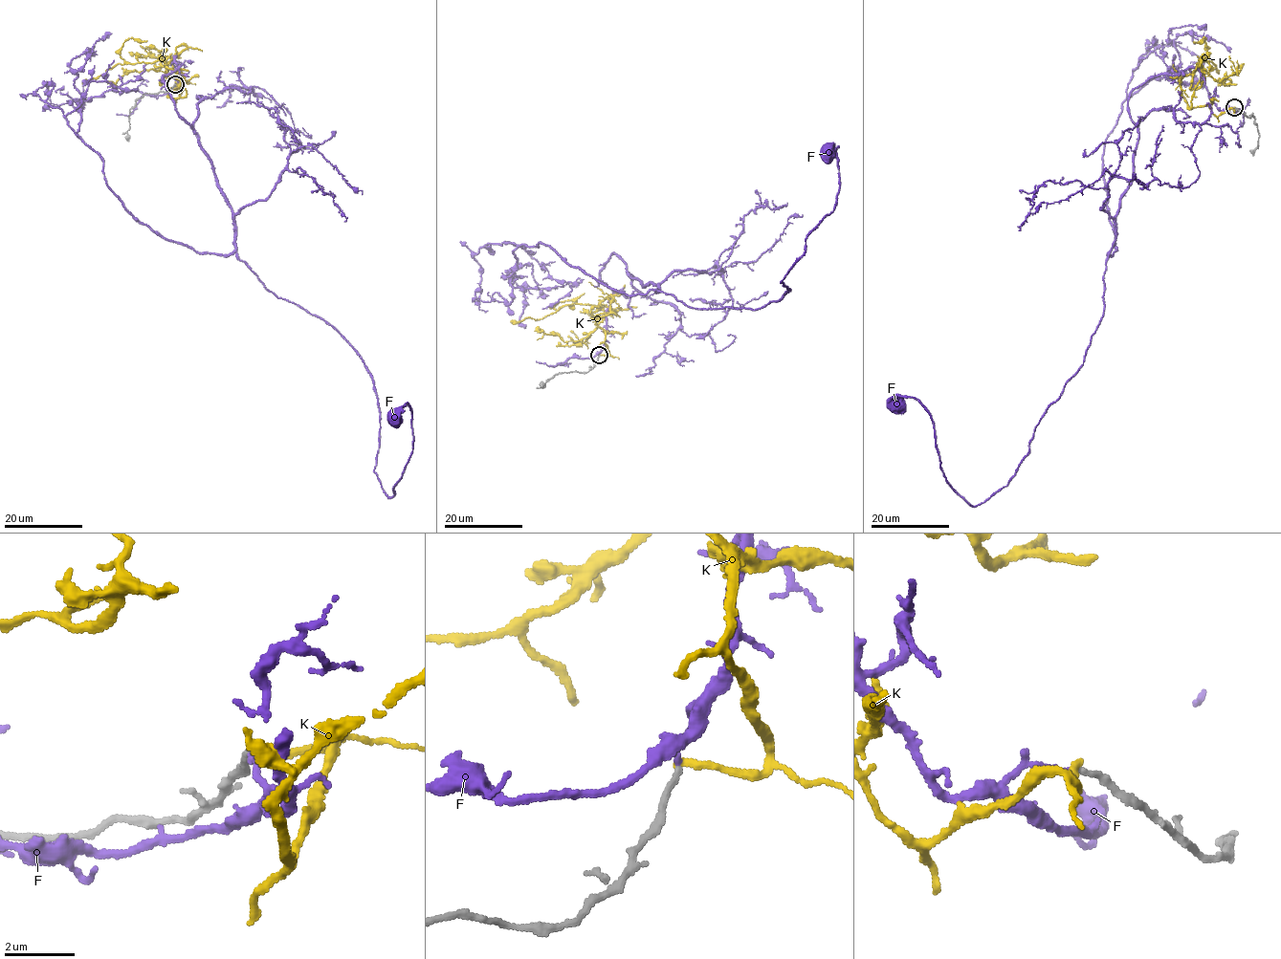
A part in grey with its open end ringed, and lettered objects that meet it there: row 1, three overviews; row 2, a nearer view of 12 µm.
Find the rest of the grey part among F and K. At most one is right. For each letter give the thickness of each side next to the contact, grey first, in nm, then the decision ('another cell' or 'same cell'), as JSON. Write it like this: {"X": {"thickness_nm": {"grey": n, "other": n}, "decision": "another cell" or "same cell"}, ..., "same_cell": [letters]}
{"F": {"thickness_nm": {"grey": 180, "other": 160}, "decision": "same cell"}, "K": {"thickness_nm": {"grey": 180, "other": 200}, "decision": "another cell"}, "same_cell": ["F"]}

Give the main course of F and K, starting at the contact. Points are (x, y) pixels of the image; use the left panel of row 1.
F: (175, 84), (175, 57), (162, 81), (236, 255), (373, 379), (390, 497), (413, 445), (410, 407), (395, 419)
K: (175, 84), (184, 82), (171, 98), (179, 97), (179, 78), (165, 61), (172, 56), (158, 70), (107, 81)

